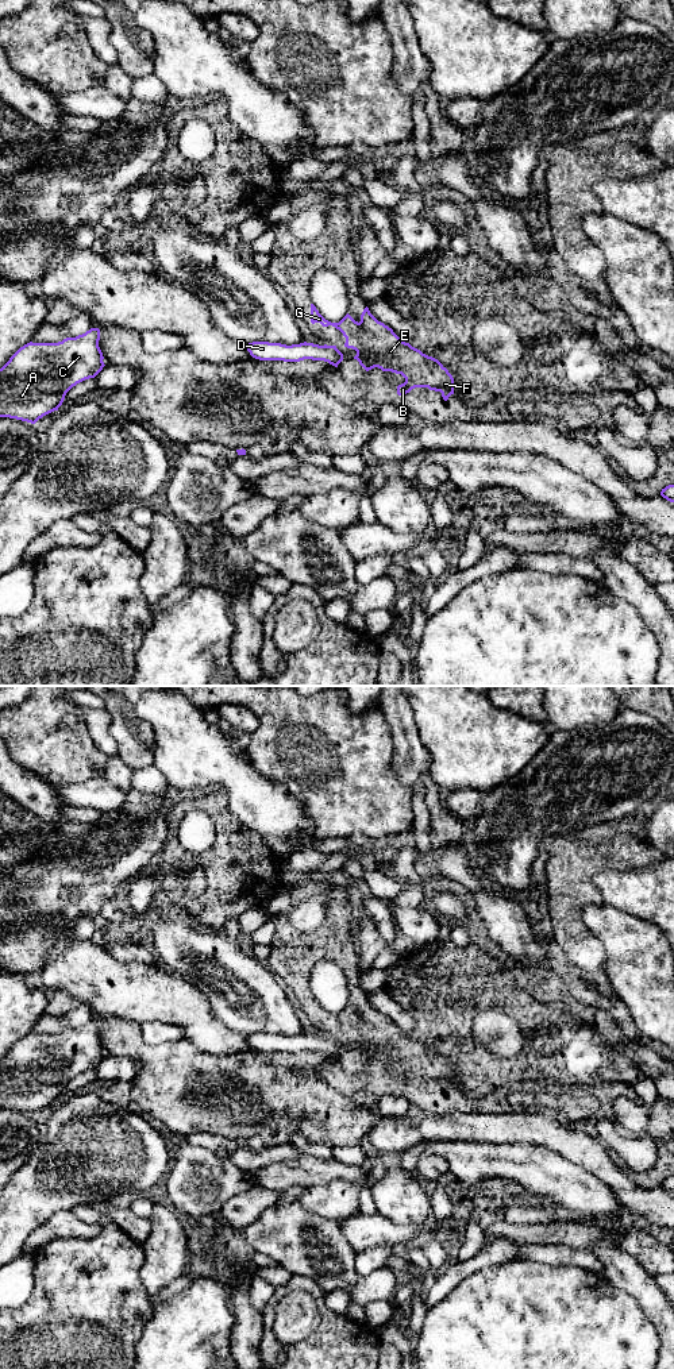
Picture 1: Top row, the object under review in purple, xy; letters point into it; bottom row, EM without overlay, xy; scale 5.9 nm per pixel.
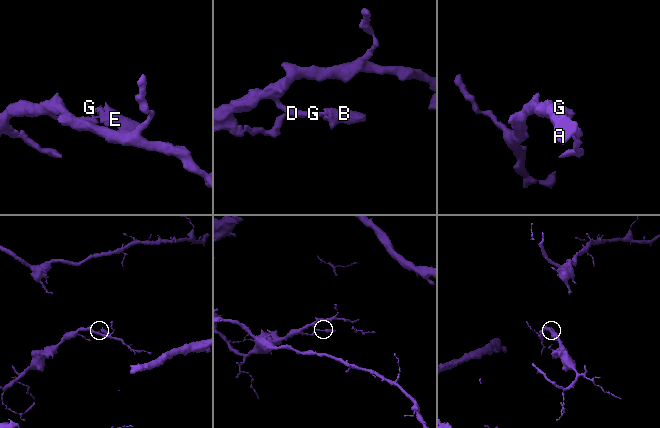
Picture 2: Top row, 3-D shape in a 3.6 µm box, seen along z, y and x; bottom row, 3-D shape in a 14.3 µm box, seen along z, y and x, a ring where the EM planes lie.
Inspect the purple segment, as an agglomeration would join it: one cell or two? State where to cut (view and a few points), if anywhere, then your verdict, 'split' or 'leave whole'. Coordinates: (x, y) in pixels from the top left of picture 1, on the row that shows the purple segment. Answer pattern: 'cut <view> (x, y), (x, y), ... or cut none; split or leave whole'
cut xy (331, 346), (335, 349); split

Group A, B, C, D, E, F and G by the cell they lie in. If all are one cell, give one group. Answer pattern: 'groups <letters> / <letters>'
groups A C D / B E F G

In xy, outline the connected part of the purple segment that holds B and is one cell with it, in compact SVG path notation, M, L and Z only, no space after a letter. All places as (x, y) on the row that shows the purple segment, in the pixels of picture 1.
M311 304L311 323L339 329L346 338L344 347L357 351L354 359L366 371L378 367L382 371L401 374L405 382L397 386L398 396L415 387L440 392L444 401L454 394L454 378L448 370L438 359L403 342L392 328L378 321L367 306L359 323L348 313L339 323L331 323Z

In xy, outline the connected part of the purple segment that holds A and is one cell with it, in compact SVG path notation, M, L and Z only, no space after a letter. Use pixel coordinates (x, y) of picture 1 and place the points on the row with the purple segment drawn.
M90 328L58 343L27 343L0 369L0 417L35 424L58 410L66 393L77 383L95 378L105 366L99 347L100 329Z

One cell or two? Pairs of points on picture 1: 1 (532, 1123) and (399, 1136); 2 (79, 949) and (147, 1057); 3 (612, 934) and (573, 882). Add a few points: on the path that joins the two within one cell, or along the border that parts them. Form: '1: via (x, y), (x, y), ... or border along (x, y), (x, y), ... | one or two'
1: border along (393, 1118), (411, 1123), (423, 1140) | two
2: border along (93, 1011), (139, 1024) | two
3: border along (603, 902), (582, 911), (582, 922), (594, 936) | two

